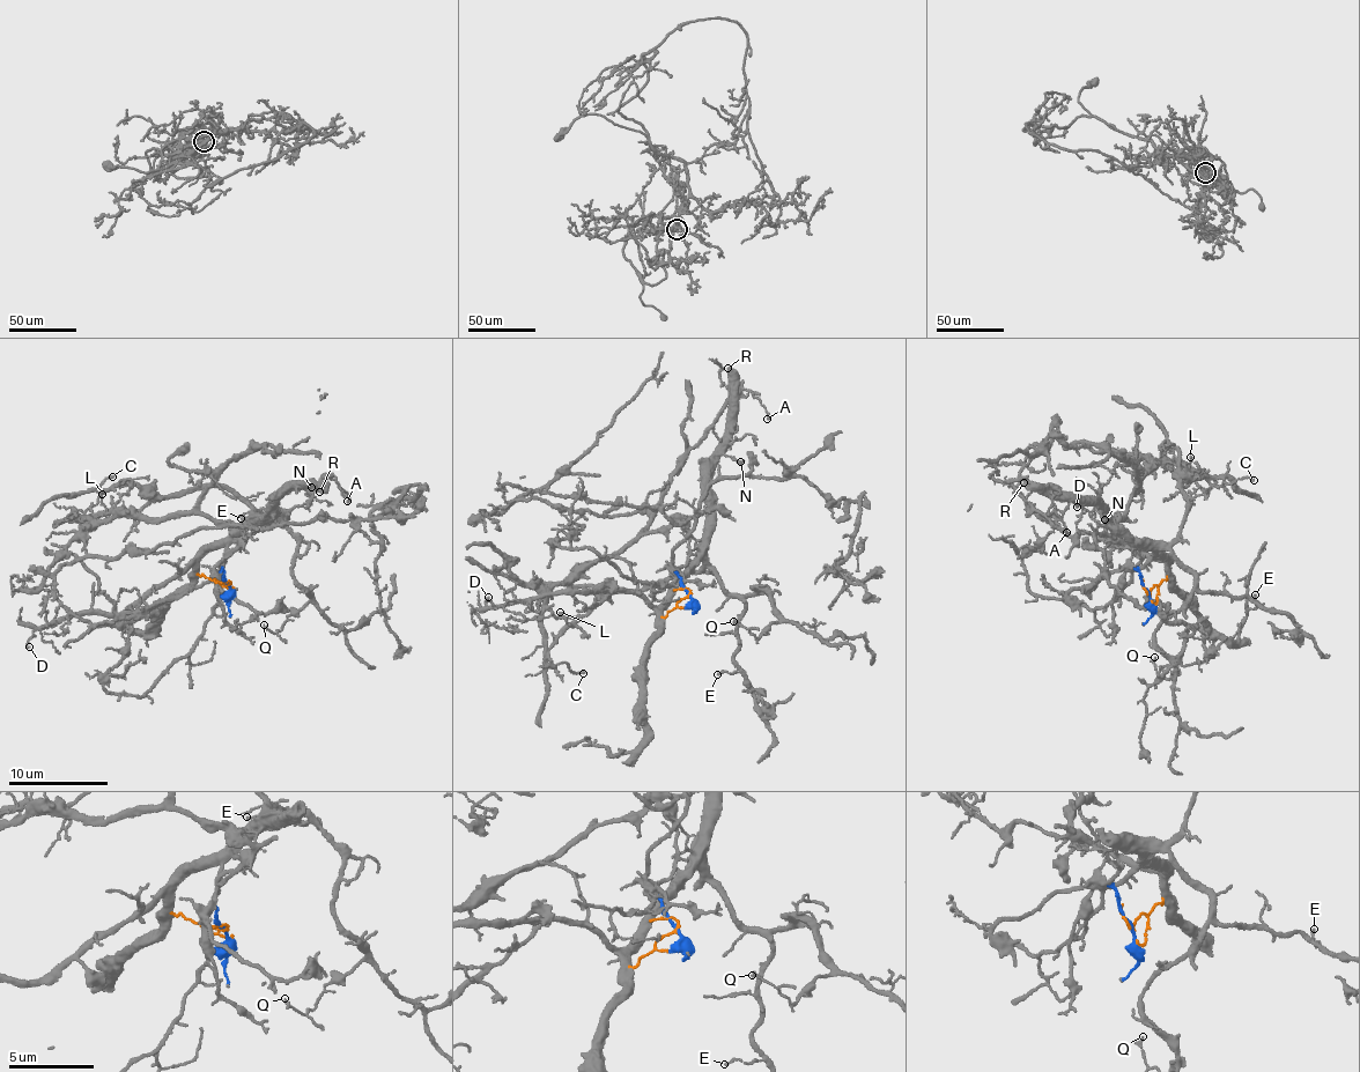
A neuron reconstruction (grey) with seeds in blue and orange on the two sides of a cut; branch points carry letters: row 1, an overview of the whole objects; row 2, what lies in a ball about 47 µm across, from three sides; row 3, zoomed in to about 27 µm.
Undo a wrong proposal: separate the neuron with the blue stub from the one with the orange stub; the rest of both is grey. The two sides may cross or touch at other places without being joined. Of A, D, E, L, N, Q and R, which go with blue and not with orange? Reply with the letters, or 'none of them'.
none of them

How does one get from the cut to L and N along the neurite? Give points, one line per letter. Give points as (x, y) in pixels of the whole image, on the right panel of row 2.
L: (1148, 596), (1169, 576), (1170, 555), (1159, 545), (1169, 545), (1185, 516), (1180, 488), (1191, 456)
N: (1148, 596), (1167, 579), (1170, 556), (1143, 546), (1108, 523), (1108, 508), (1094, 507), (1104, 519)

